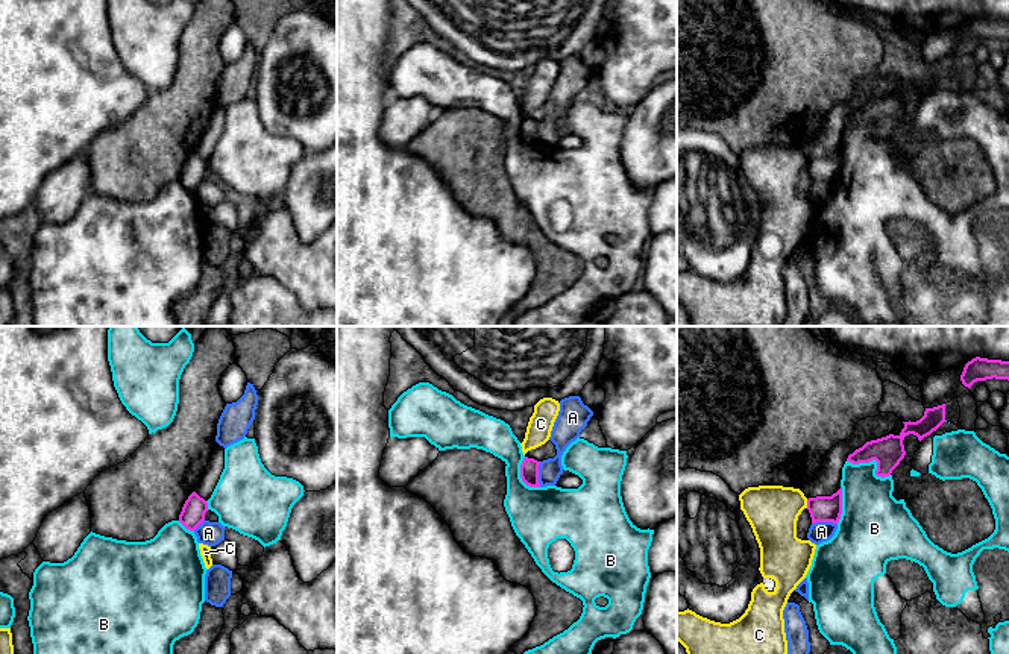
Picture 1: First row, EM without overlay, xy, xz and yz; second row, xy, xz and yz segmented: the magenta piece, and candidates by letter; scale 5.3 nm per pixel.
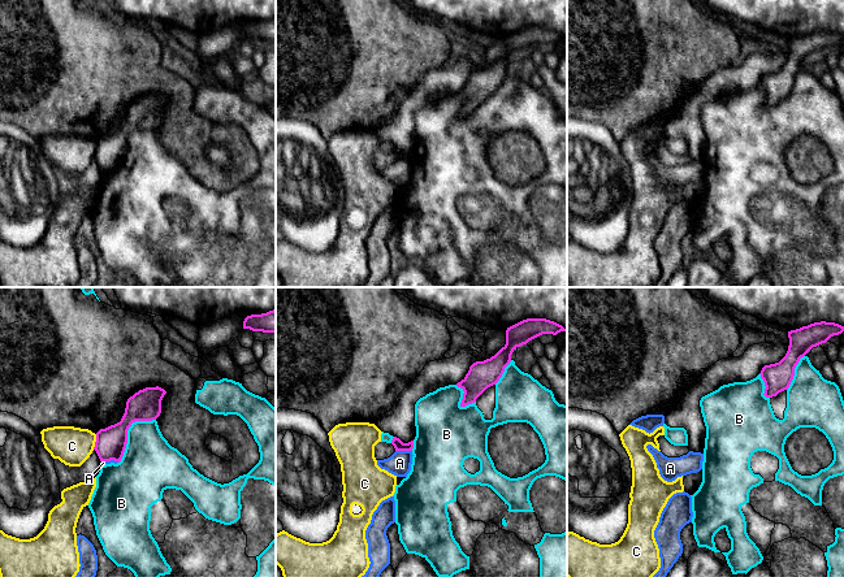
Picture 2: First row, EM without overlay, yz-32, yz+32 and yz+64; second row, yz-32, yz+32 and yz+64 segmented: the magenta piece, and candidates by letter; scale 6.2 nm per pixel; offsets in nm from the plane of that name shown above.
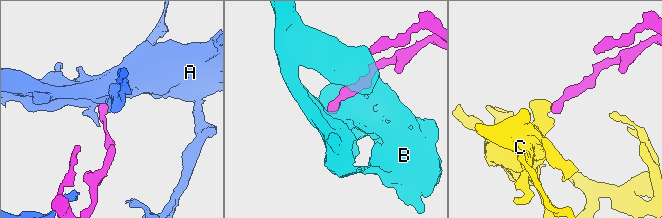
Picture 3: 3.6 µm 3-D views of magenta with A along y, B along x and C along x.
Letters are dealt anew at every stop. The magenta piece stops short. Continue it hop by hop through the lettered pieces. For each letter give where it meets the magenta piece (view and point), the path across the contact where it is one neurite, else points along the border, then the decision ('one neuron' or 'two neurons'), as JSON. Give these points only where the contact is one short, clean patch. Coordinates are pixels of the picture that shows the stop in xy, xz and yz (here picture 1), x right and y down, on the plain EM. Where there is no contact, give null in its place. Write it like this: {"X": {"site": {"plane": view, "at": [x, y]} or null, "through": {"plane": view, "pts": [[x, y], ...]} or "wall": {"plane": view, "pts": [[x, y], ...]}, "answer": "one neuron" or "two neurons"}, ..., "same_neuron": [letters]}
{"A": {"site": {"plane": "xz", "at": [537, 134]}, "wall": {"plane": "xz", "pts": [[540, 122], [539, 146]]}, "answer": "two neurons"}, "B": {"site": {"plane": "yz", "at": [874, 119]}, "answer": "two neurons"}, "C": {"site": {"plane": "yz", "at": [807, 164]}, "answer": "two neurons"}, "same_neuron": []}

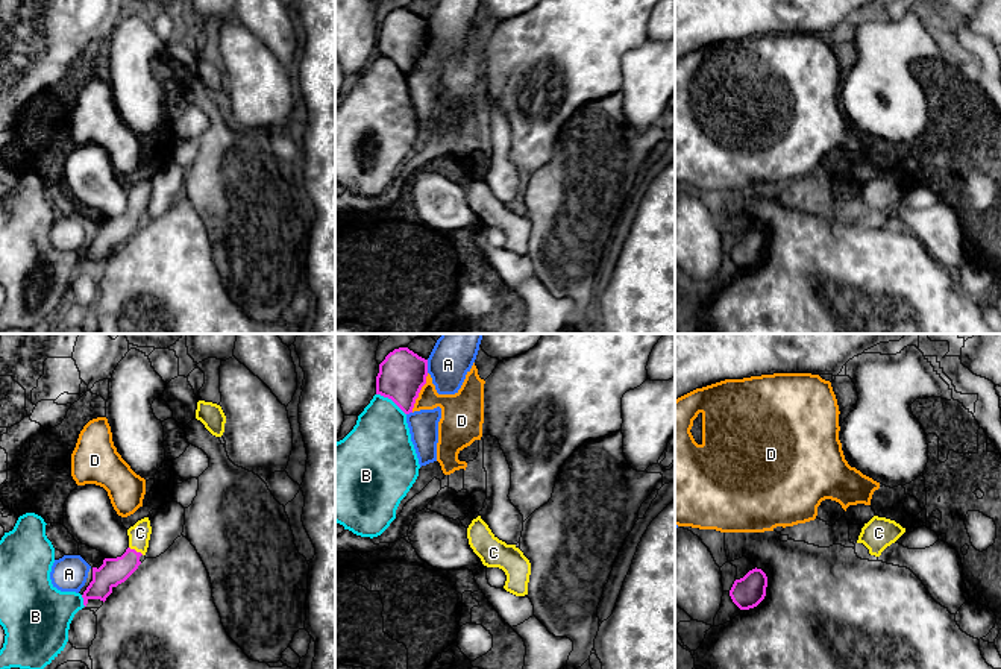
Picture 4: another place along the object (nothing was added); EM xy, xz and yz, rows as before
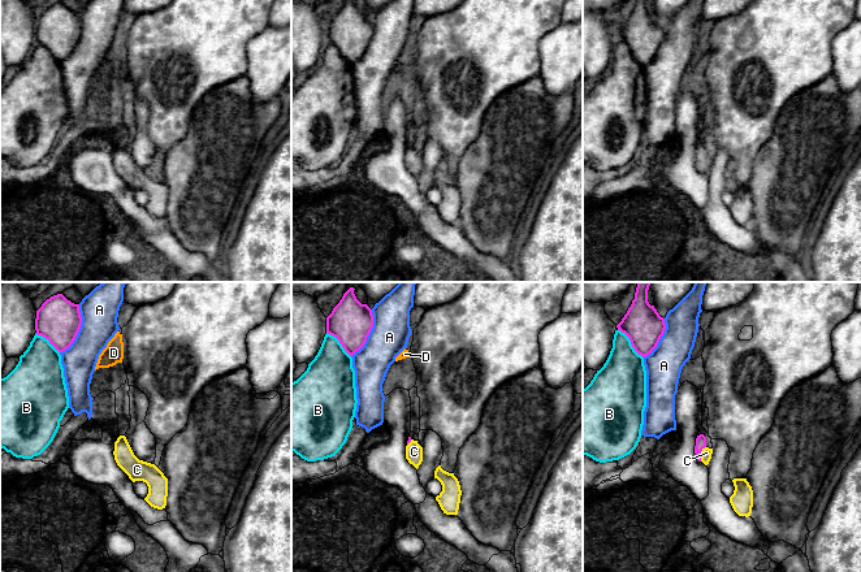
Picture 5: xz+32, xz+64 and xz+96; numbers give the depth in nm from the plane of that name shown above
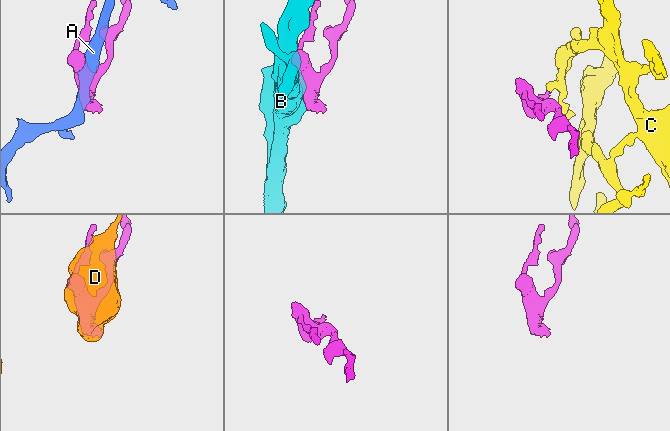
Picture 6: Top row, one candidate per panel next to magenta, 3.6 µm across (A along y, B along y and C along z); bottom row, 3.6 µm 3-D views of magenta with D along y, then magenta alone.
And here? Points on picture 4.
{"A": {"site": {"plane": "xz", "at": [426, 26]}, "answer": "two neurons"}, "B": {"site": {"plane": "xz", "at": [392, 59]}, "answer": "two neurons"}, "C": {"site": {"plane": "xy", "at": [135, 211]}, "through": {"plane": "xy", "pts": [[114, 231], [135, 211], [140, 193]]}, "answer": "one neuron"}, "D": {"site": {"plane": "xz", "at": [419, 52]}, "wall": {"plane": "xz", "pts": [[428, 34], [426, 43], [417, 55], [411, 72]]}, "answer": "two neurons"}, "same_neuron": ["C"]}

